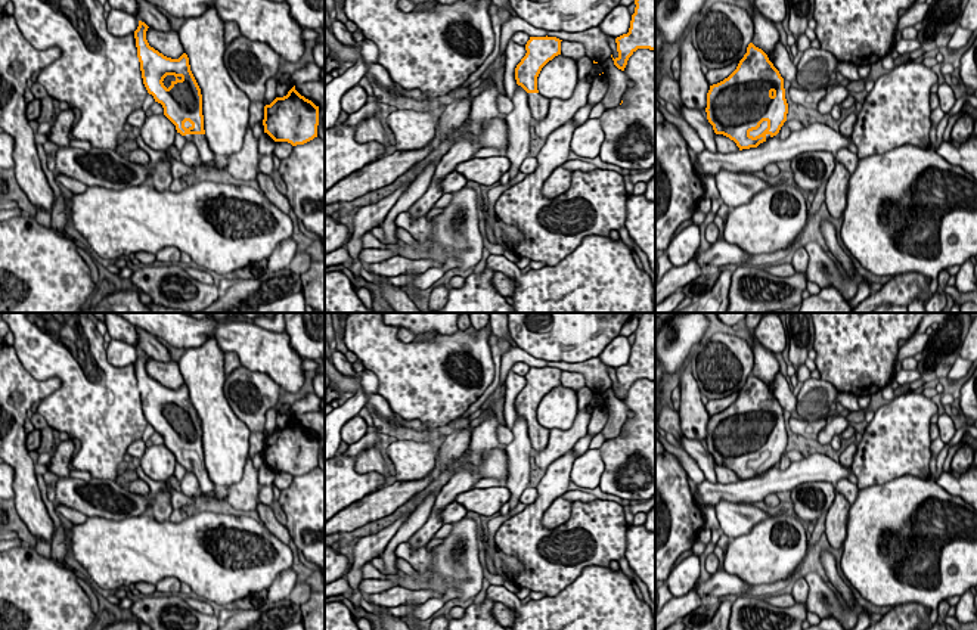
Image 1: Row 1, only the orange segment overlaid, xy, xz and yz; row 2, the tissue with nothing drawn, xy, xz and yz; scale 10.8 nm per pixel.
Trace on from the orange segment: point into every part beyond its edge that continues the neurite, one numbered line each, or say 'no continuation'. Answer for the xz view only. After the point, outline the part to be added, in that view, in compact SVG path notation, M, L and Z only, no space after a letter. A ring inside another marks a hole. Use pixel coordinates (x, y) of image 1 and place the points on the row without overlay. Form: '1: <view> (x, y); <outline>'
1: xz (539, 435); M527 423L528 438L533 447L533 451L542 451L549 443L549 429L540 423Z

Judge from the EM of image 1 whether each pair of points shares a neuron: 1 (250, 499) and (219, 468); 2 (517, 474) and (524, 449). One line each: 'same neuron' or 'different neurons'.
1: different neurons
2: same neuron

